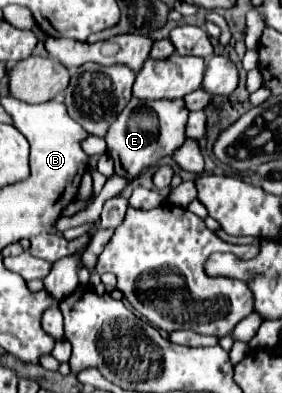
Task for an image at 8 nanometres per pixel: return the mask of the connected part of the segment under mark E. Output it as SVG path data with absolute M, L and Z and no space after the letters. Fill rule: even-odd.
M132 98L126 104L126 108L118 114L116 122L108 128L108 134L104 136L108 144L108 154L114 160L114 172L132 182L142 170L178 150L186 138L184 136L186 120L188 120L188 110L180 98L178 100ZM154 114L156 114L156 124L154 124Z

